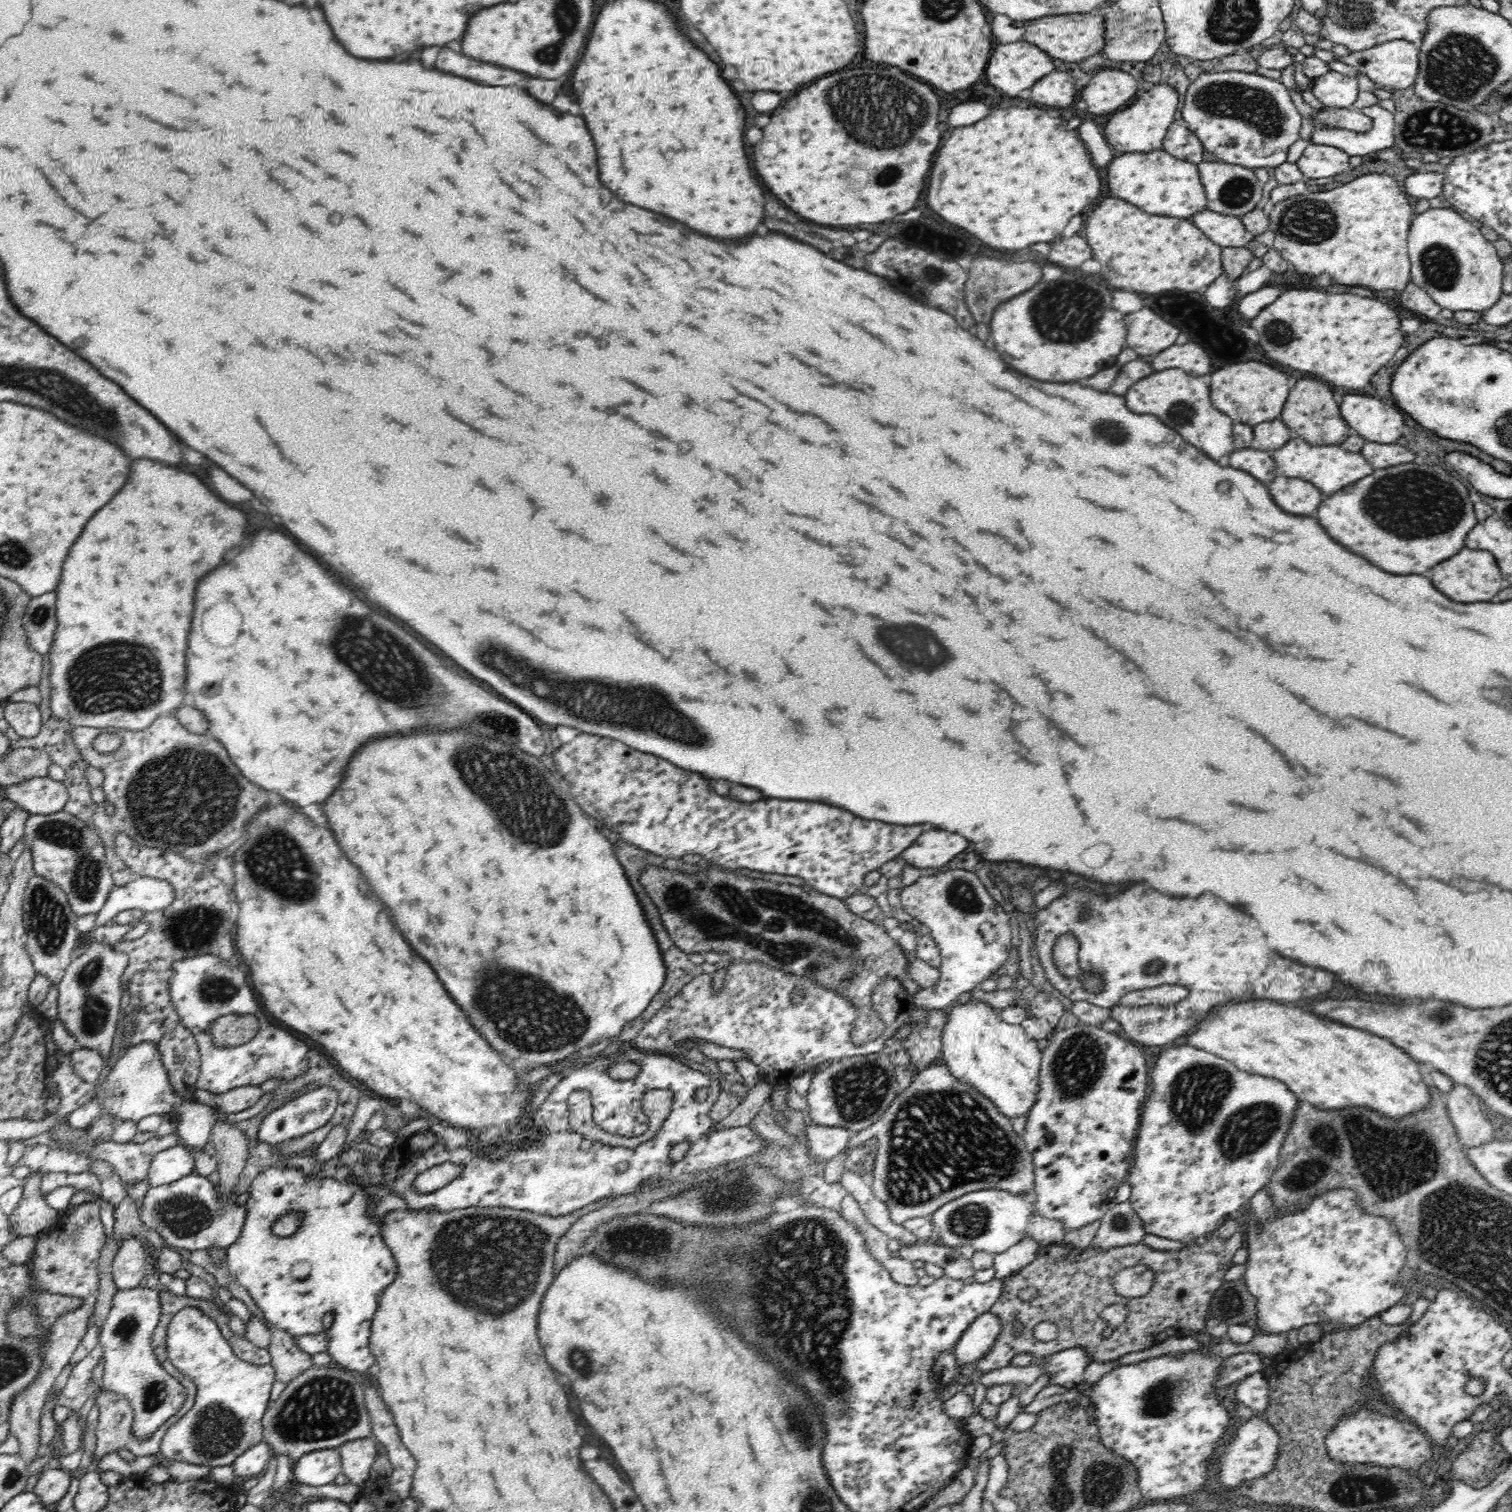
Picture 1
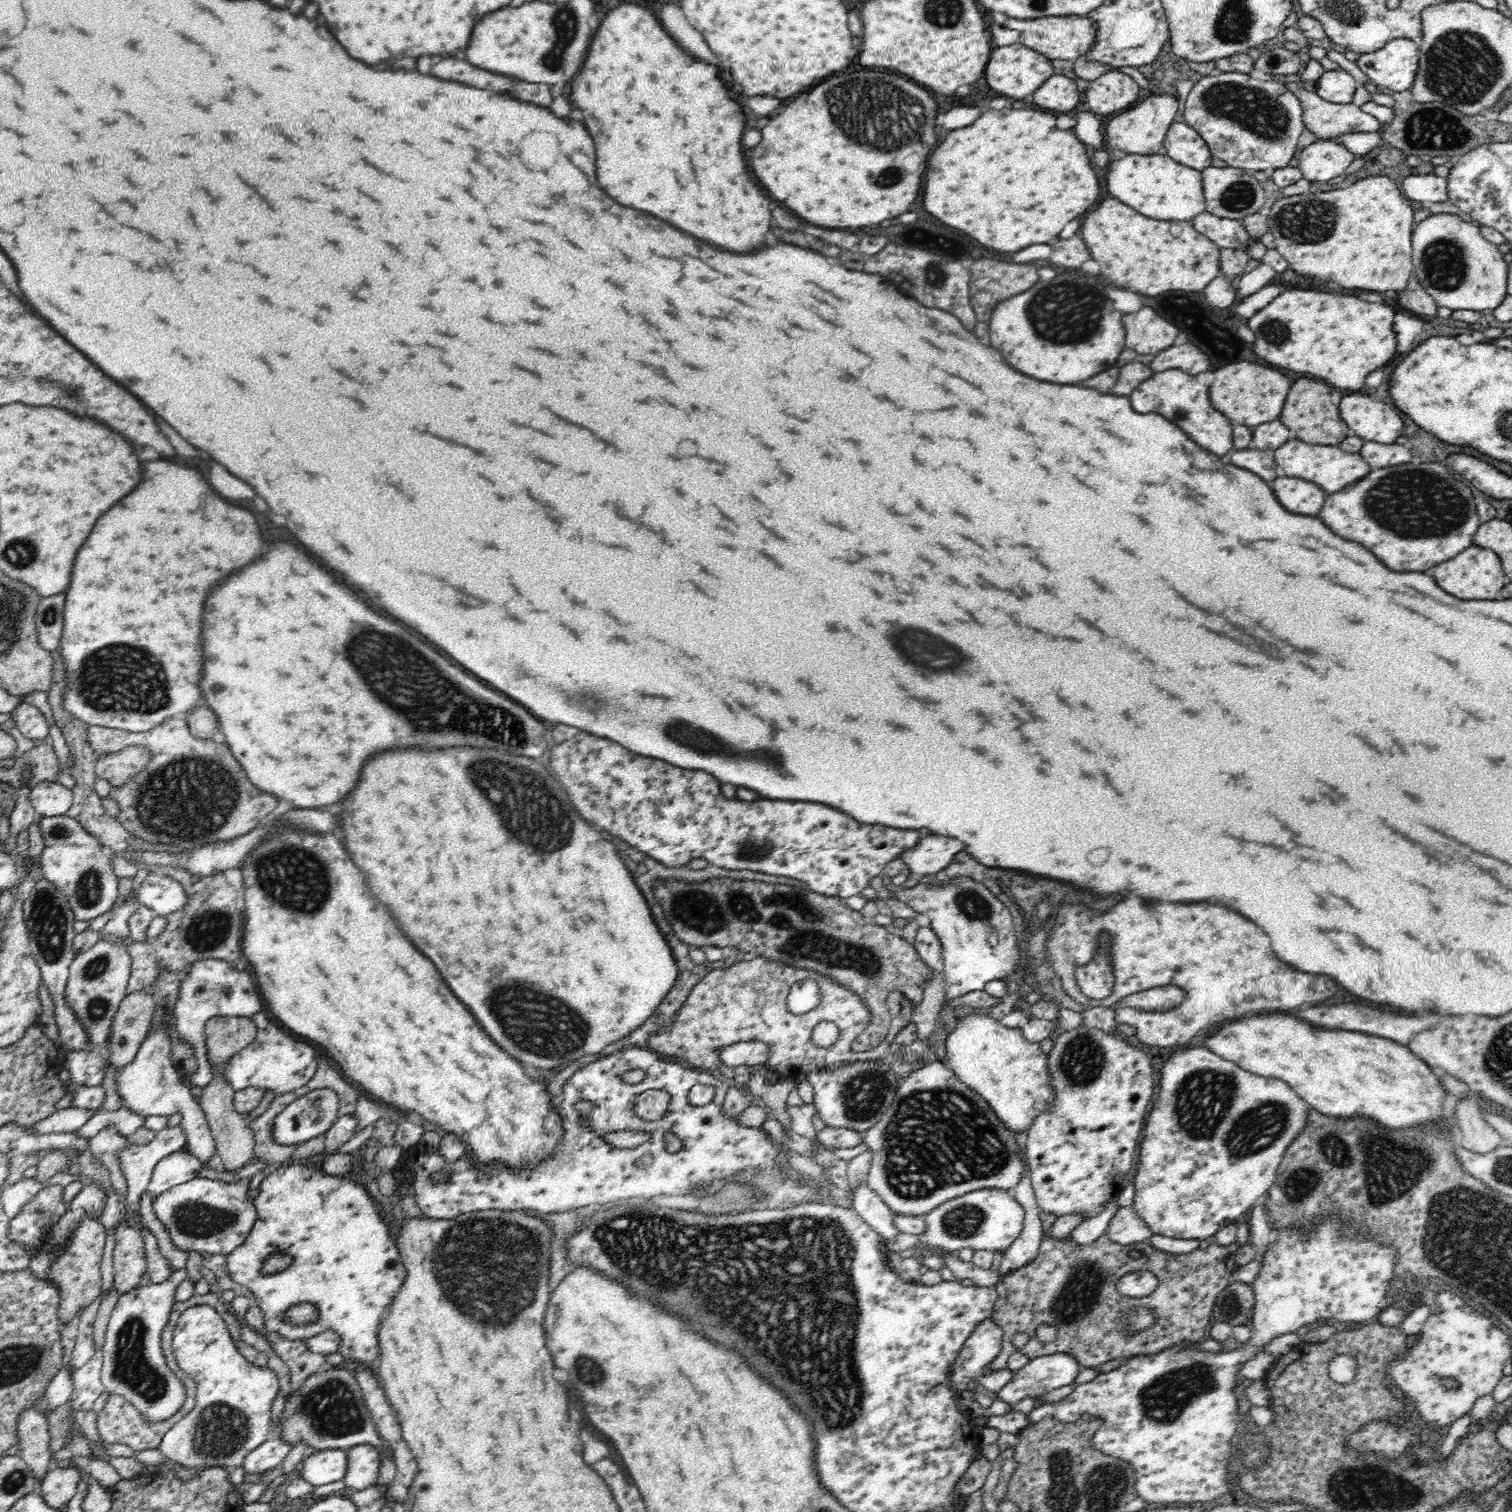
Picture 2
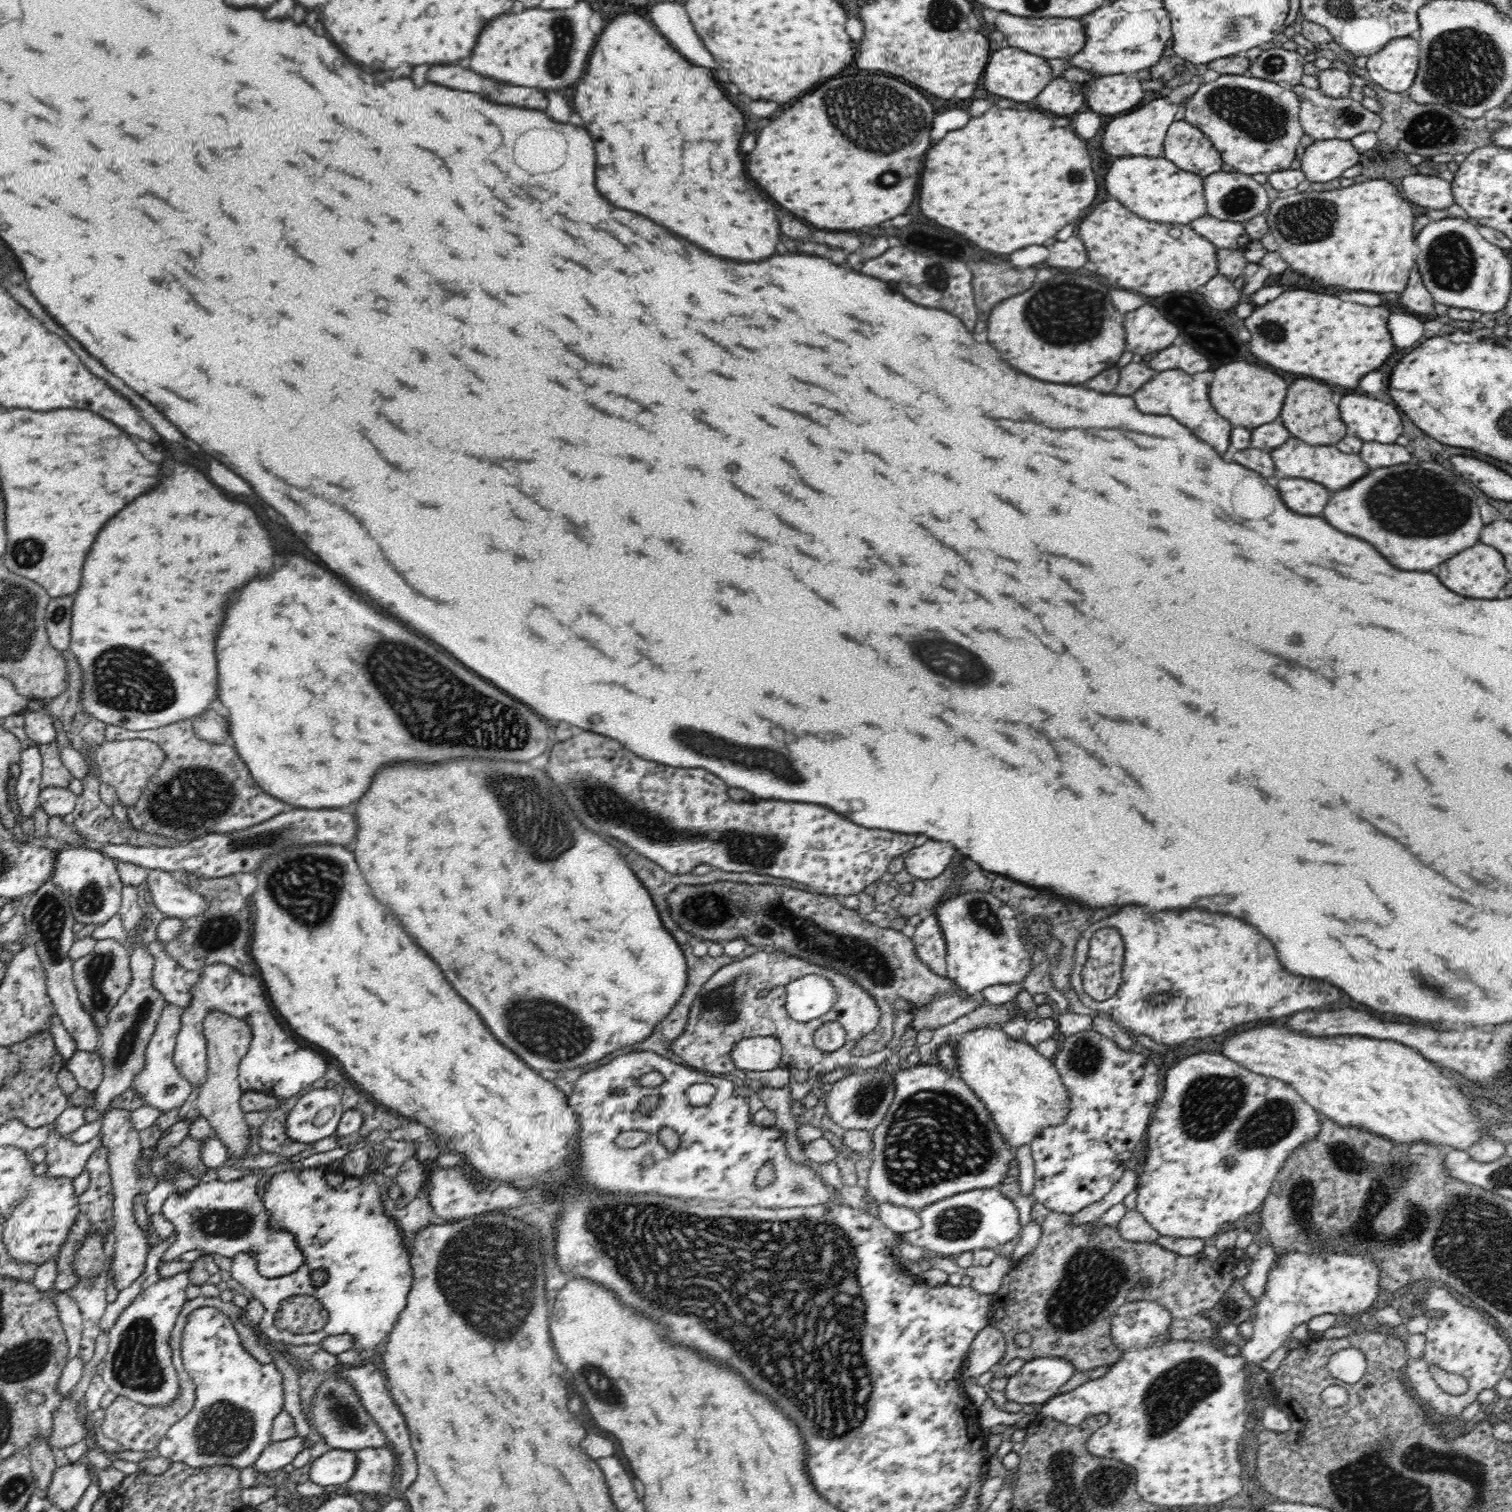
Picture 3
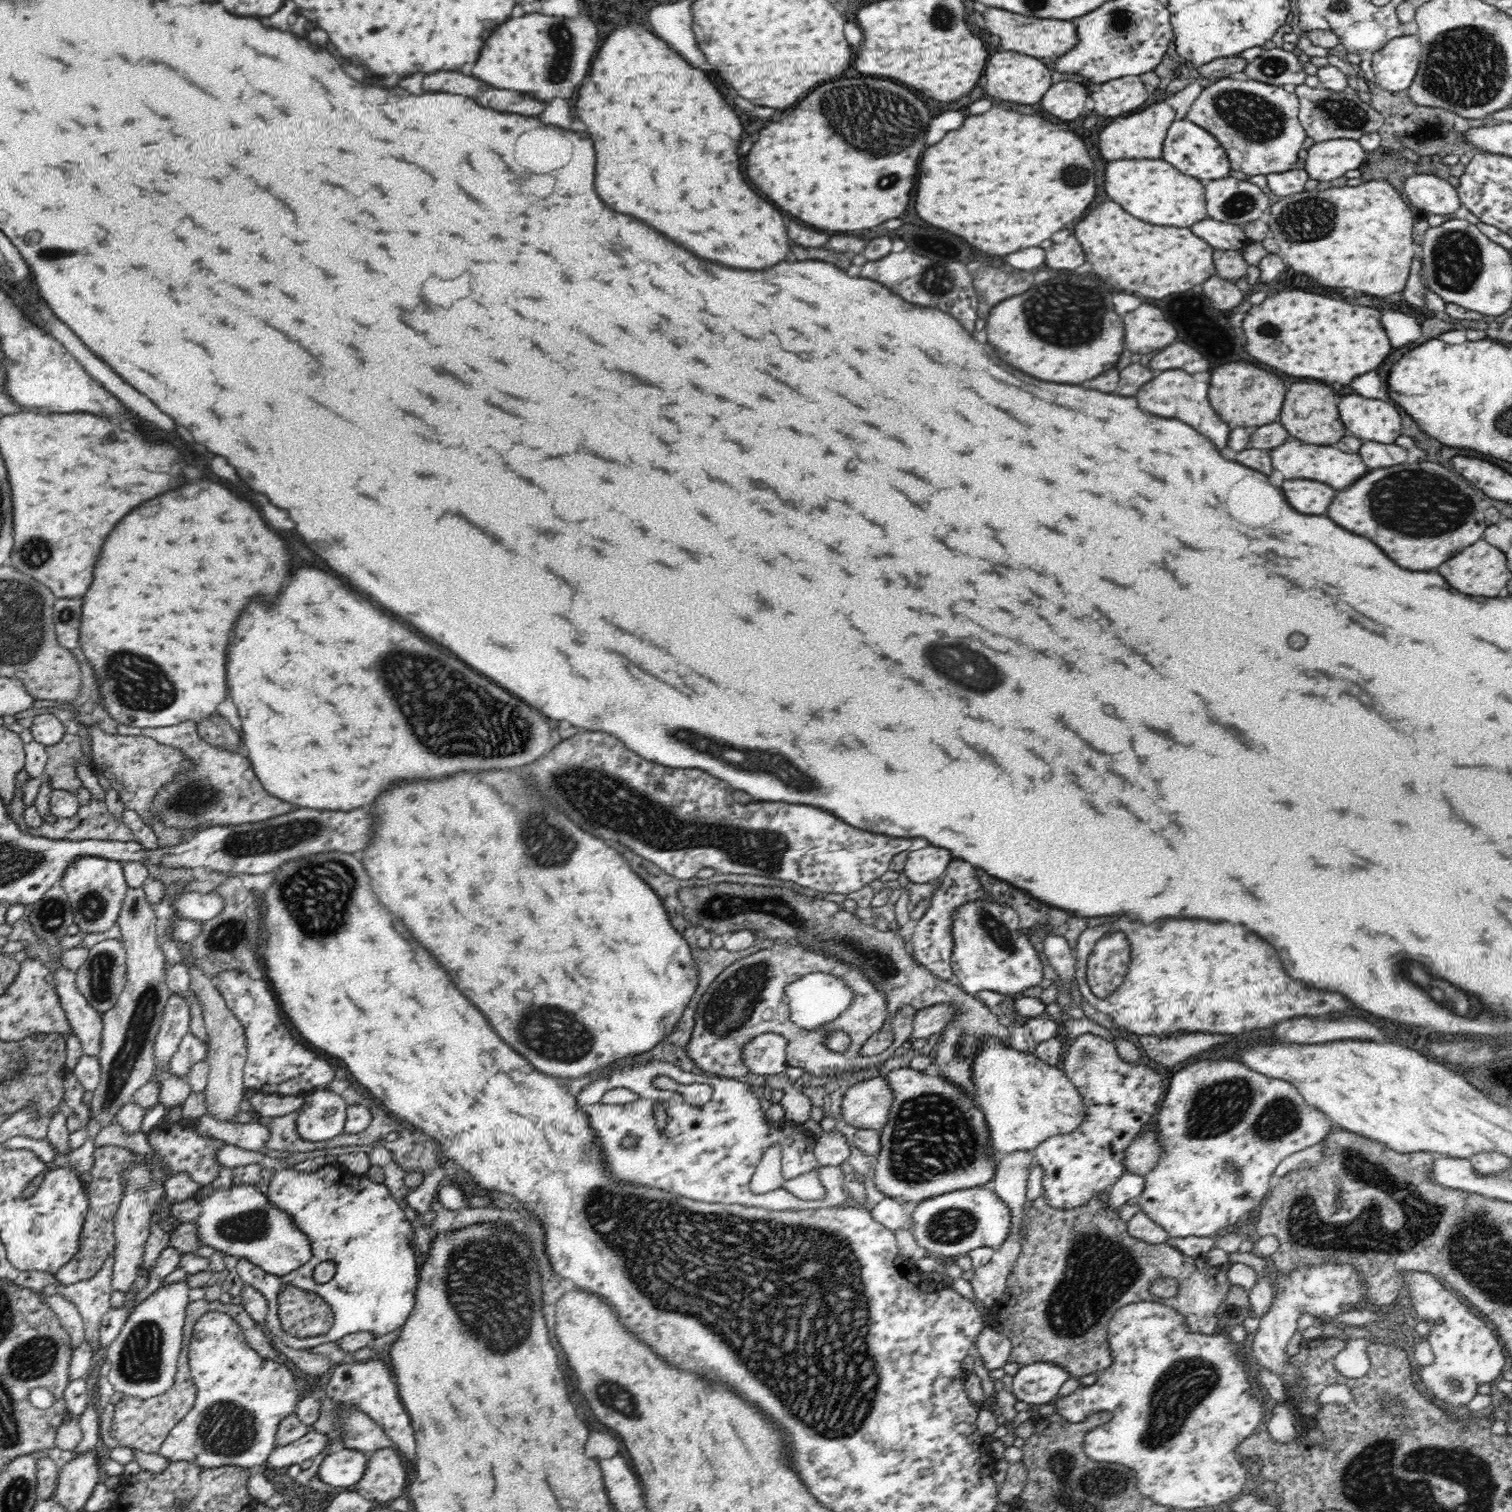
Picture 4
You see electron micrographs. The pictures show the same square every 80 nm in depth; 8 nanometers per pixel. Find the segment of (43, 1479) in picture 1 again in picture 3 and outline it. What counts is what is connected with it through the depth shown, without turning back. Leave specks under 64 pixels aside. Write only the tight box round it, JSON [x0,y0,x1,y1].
[46,1460,93,1511]

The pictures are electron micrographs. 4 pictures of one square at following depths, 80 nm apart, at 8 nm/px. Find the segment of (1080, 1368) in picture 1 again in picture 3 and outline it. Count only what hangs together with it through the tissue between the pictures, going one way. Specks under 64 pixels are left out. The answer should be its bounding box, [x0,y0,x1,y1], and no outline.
[1005,1356,1077,1404]

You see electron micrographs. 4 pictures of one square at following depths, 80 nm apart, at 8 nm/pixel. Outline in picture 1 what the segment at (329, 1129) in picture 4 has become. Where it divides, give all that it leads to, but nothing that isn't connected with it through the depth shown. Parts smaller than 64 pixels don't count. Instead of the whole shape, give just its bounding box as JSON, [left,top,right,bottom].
[256,1086,338,1145]

